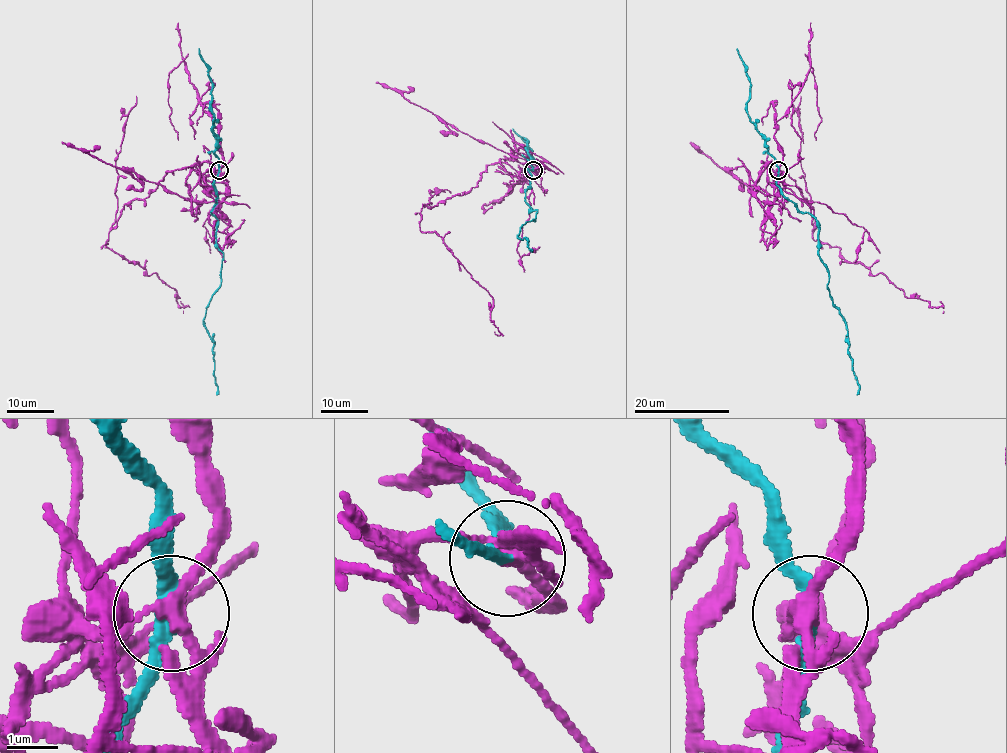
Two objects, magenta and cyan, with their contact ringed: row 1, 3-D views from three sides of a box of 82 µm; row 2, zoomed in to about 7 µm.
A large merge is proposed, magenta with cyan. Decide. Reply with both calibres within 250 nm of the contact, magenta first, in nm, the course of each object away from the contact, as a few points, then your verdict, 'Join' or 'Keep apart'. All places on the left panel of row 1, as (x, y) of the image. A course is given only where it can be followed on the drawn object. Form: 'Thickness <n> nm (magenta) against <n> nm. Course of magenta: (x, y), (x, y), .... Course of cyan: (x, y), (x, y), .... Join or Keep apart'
Thickness 240 nm (magenta) against 240 nm. Course of magenta: (219, 170), (211, 182), (168, 172), (109, 232), (108, 248), (180, 301). Course of cyan: (219, 170), (211, 213), (218, 220), (217, 247), (222, 256), (220, 288), (203, 322), (213, 344), (217, 395). Keep apart

